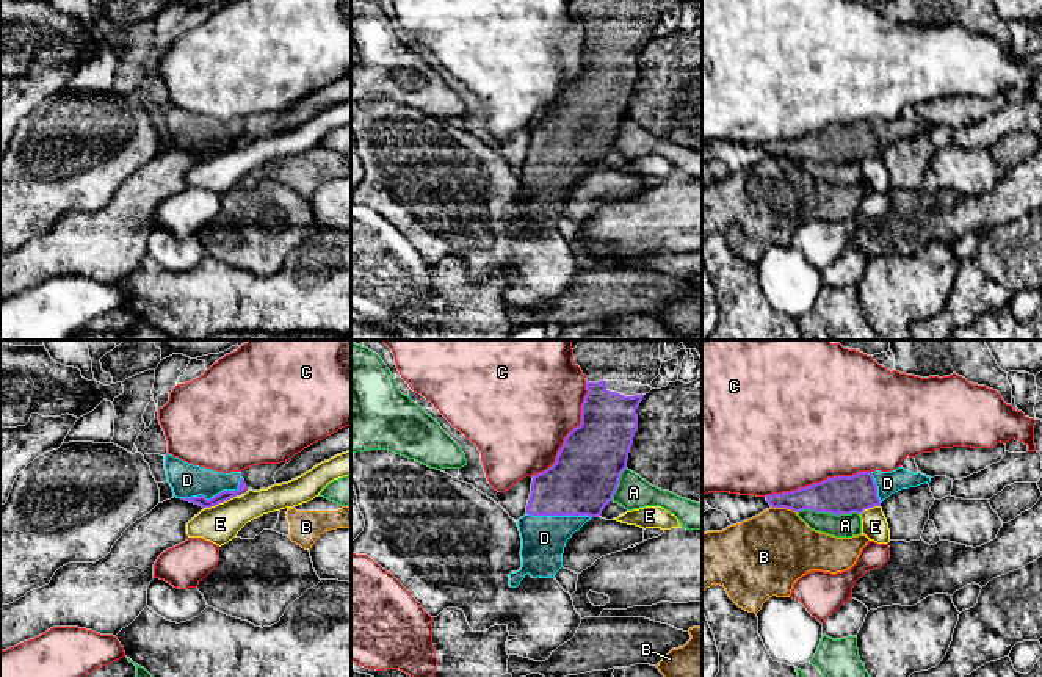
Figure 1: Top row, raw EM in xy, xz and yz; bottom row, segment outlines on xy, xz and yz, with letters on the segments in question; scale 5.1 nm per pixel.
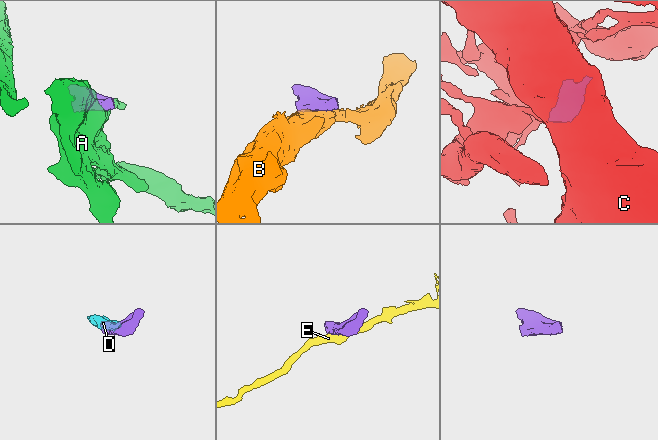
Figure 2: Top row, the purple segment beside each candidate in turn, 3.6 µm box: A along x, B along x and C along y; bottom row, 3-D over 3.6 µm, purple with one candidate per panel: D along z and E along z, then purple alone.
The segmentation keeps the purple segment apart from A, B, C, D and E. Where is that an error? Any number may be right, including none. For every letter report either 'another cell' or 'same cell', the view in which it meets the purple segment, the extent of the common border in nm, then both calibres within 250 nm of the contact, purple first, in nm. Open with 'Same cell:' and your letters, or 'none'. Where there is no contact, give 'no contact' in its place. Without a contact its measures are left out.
Same cell: D
A: another cell | yz | 320 nm | 190/130 nm
B: another cell | yz | 130 nm | 180/400 nm
C: another cell | xz | 550 nm | 340/500 nm
D: same cell | xy | 320 nm | 60/170 nm
E: another cell | xy | 170 nm | 60/200 nm

